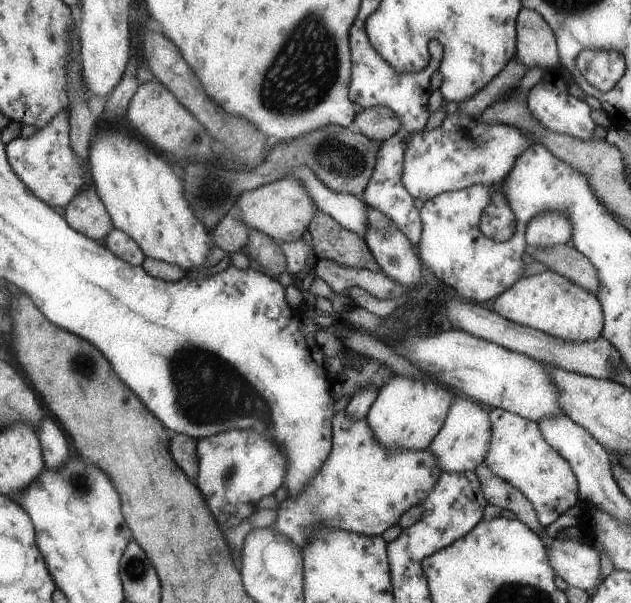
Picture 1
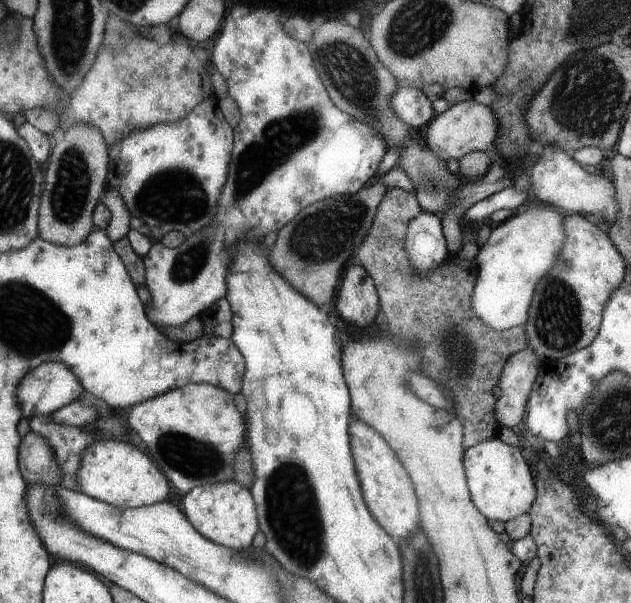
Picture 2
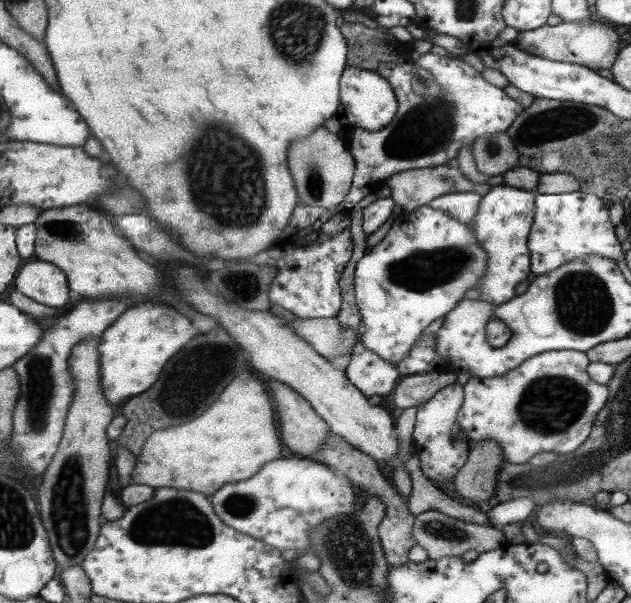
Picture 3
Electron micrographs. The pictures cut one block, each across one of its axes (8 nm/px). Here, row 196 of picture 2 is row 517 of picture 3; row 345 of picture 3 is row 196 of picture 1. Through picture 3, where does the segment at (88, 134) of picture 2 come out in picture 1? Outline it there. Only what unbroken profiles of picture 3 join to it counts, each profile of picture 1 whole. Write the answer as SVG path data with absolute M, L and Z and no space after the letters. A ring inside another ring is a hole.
M93 184L85 192L77 194L65 206L63 216L69 222L69 226L75 228L79 234L83 234L95 242L101 242L101 244L105 242L107 234L111 234L111 230L113 230L113 220L109 216L109 210L103 204L103 200L99 198Z

